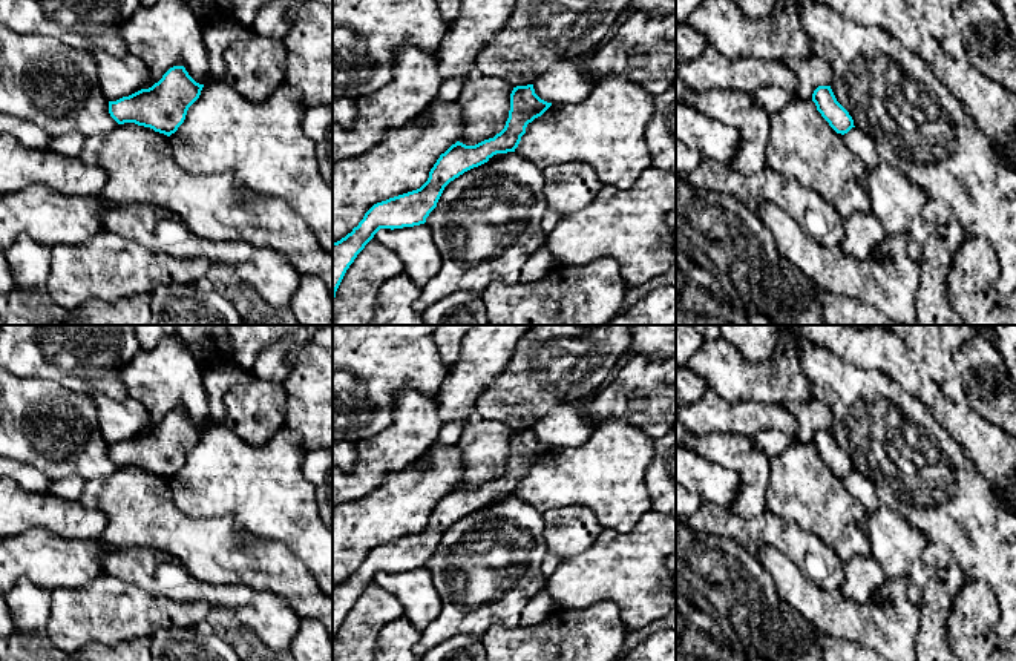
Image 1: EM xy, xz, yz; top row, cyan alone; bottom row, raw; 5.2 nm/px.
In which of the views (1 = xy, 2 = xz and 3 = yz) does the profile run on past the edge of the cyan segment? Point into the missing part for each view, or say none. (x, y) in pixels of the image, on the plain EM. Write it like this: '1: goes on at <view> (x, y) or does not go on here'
1: does not go on here
2: does not go on here
3: does not go on here

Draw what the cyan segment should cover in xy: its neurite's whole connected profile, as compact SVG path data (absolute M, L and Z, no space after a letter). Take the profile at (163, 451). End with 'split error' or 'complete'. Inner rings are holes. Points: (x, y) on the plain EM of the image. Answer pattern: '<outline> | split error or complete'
M173 409L152 431L109 445L109 457L118 468L135 466L170 480L184 466L202 431L184 409Z | complete

